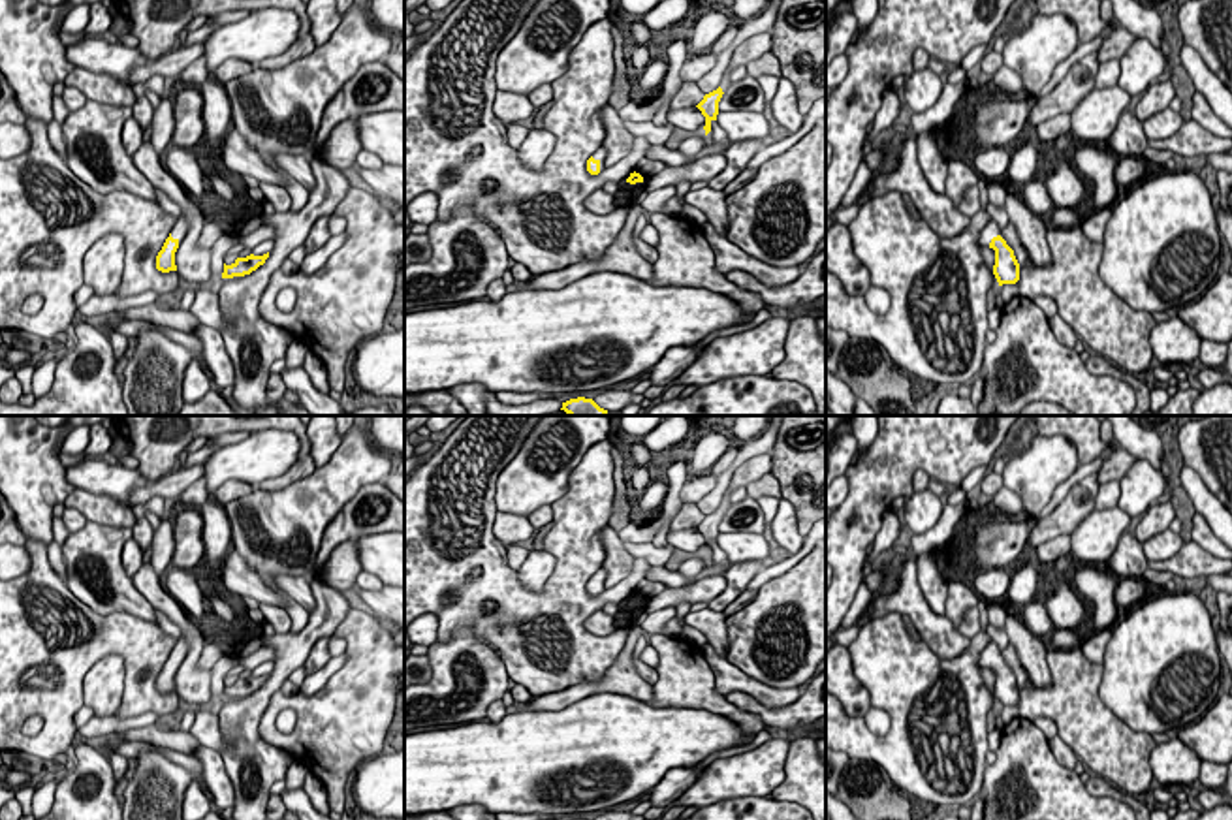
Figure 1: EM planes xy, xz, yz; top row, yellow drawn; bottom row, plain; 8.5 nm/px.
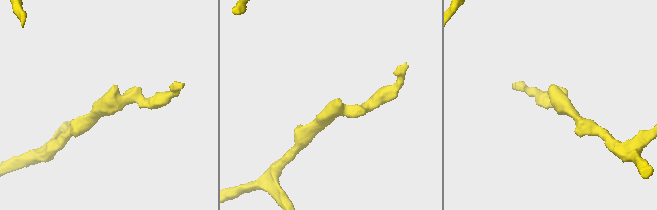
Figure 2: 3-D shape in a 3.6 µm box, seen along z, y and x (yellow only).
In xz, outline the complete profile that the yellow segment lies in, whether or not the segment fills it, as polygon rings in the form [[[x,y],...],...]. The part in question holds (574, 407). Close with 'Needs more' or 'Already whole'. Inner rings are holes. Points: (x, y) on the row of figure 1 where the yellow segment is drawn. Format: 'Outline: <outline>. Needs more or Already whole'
Outline: [[[577,397],[562,402],[568,416],[606,416],[608,410],[600,408],[592,399]]]. Already whole

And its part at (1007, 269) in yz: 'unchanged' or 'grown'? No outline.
grown

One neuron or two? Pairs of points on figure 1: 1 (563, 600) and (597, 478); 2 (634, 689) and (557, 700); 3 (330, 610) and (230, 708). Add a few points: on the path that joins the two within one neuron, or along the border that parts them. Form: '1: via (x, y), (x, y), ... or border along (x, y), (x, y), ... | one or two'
1: via (572, 570), (576, 563), (576, 525), (585, 508) | one
2: via (616, 685), (576, 693) | one
3: via (305, 638), (288, 655), (277, 679), (258, 698) | one

